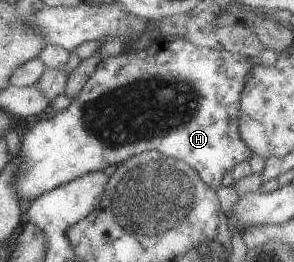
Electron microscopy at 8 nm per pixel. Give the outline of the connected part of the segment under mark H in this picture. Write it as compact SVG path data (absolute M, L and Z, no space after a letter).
M154 39L146 50L136 51L133 52L133 54L123 53L122 55L113 55L104 58L97 64L97 70L95 70L85 82L82 90L72 99L71 104L67 109L60 111L59 114L55 114L53 118L47 118L47 120L43 118L39 120L39 122L37 122L37 124L35 124L35 126L33 126L33 128L31 128L31 130L29 130L21 139L21 156L16 160L16 167L18 168L16 170L16 191L20 194L20 200L25 198L34 199L44 192L71 182L84 174L105 170L105 168L111 164L115 164L115 166L118 167L127 159L140 155L145 151L159 151L160 153L165 154L165 156L186 162L193 170L198 172L201 180L203 180L207 186L212 186L216 190L219 189L223 186L221 182L223 175L227 172L231 172L233 167L237 166L240 162L243 162L243 160L249 161L253 155L250 148L241 138L239 117L241 93L245 88L249 71L254 66L255 64L251 63L249 57L245 55L218 51L209 47L196 47L193 43L189 44L189 42L182 39L173 41L173 46L171 46L171 48L167 46L167 40L162 39L158 42Z

